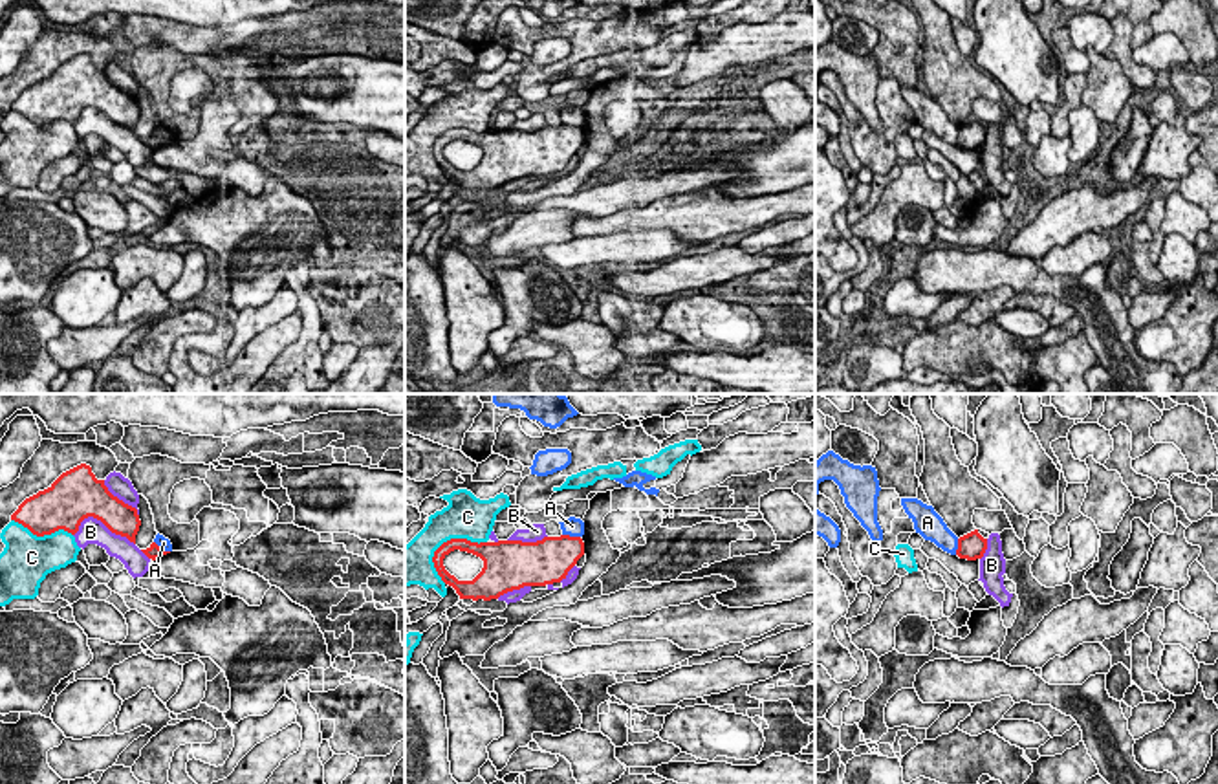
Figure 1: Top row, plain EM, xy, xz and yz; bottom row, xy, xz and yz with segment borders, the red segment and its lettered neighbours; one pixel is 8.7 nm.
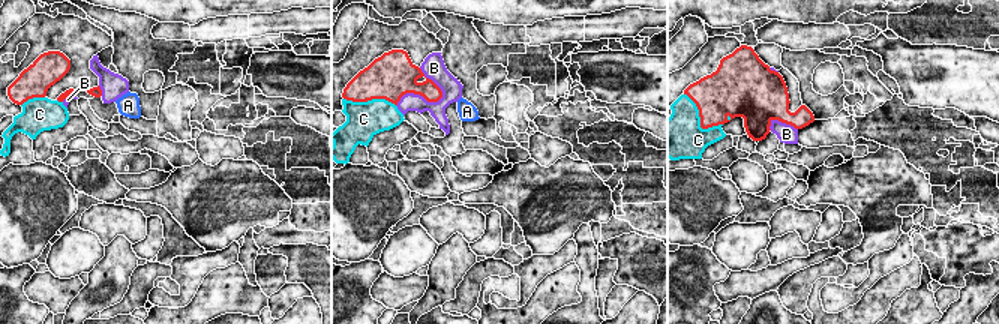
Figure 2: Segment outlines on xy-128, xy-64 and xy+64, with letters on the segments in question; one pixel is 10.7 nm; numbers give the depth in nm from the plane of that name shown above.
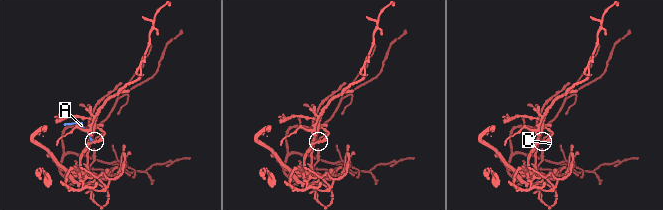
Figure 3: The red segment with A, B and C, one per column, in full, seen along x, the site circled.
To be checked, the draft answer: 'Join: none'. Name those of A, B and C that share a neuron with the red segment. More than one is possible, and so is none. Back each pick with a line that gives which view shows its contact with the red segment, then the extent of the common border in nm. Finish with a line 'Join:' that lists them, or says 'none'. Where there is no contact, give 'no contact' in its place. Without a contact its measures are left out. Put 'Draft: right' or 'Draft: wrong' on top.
Draft: right
Join: none

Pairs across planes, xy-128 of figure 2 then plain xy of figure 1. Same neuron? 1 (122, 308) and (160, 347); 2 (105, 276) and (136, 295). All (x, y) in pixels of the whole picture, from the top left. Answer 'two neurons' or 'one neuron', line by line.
1: one neuron
2: one neuron

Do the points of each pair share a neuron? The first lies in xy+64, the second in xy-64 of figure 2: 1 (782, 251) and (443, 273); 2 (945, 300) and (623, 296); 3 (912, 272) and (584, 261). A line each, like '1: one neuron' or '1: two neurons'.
1: one neuron
2: one neuron
3: two neurons

